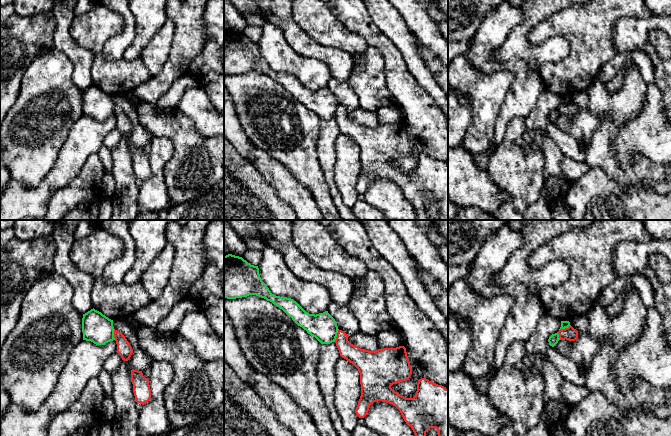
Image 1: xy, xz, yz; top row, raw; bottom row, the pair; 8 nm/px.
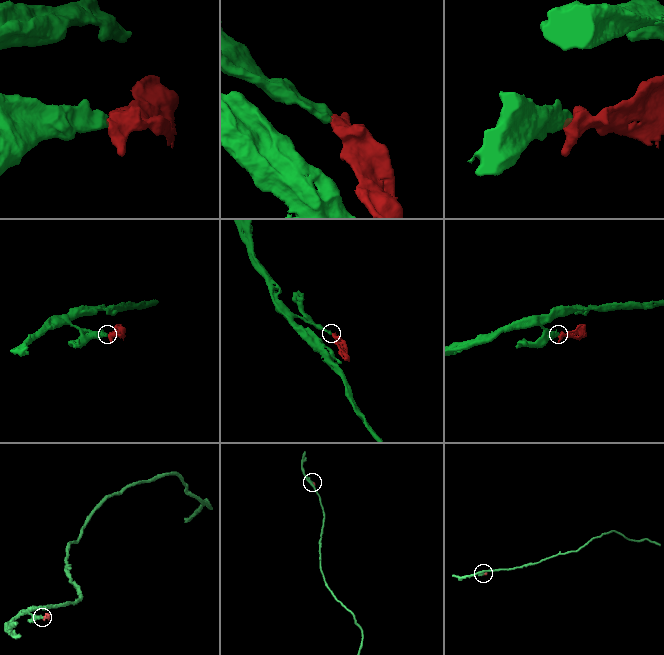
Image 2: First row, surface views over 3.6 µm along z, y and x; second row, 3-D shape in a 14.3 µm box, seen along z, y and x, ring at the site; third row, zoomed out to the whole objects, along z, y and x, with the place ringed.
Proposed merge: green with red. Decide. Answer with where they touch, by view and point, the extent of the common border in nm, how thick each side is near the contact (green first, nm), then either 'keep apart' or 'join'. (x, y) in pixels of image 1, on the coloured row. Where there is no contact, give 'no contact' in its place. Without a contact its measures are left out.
contact xz (336, 335); length 110 nm; calibres 220 and 150 nm; keep apart

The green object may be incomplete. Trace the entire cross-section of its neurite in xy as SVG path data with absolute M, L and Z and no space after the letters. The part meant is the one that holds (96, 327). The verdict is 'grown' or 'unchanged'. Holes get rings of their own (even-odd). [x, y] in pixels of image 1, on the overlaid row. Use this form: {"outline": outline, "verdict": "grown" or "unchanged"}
{"outline": "M94 308L83 314L83 340L91 341L96 345L105 345L115 340L114 330L113 320Z", "verdict": "unchanged"}

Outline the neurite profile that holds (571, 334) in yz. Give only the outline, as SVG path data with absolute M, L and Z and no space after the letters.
M572 326L558 331L560 340L575 341L578 338L578 331Z

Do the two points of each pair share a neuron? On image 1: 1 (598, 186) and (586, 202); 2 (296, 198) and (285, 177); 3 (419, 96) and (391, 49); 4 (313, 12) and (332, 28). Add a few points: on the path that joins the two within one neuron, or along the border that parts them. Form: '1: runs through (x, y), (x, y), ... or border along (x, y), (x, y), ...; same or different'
1: runs through (595, 190), (590, 198); same
2: runs through (293, 193), (286, 186), (285, 182); same
3: runs through (407, 84), (396, 73), (393, 61); same
4: runs through (318, 17), (327, 26); same

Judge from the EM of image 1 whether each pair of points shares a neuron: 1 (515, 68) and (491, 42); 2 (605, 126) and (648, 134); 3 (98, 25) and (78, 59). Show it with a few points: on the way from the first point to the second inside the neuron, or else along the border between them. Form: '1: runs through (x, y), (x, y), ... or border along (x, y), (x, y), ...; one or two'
1: runs through (503, 66), (492, 66), (486, 60), (486, 54); one
2: border along (637, 114), (611, 140), (614, 152); two
3: border along (70, 30), (71, 37), (93, 53), (90, 72); two

